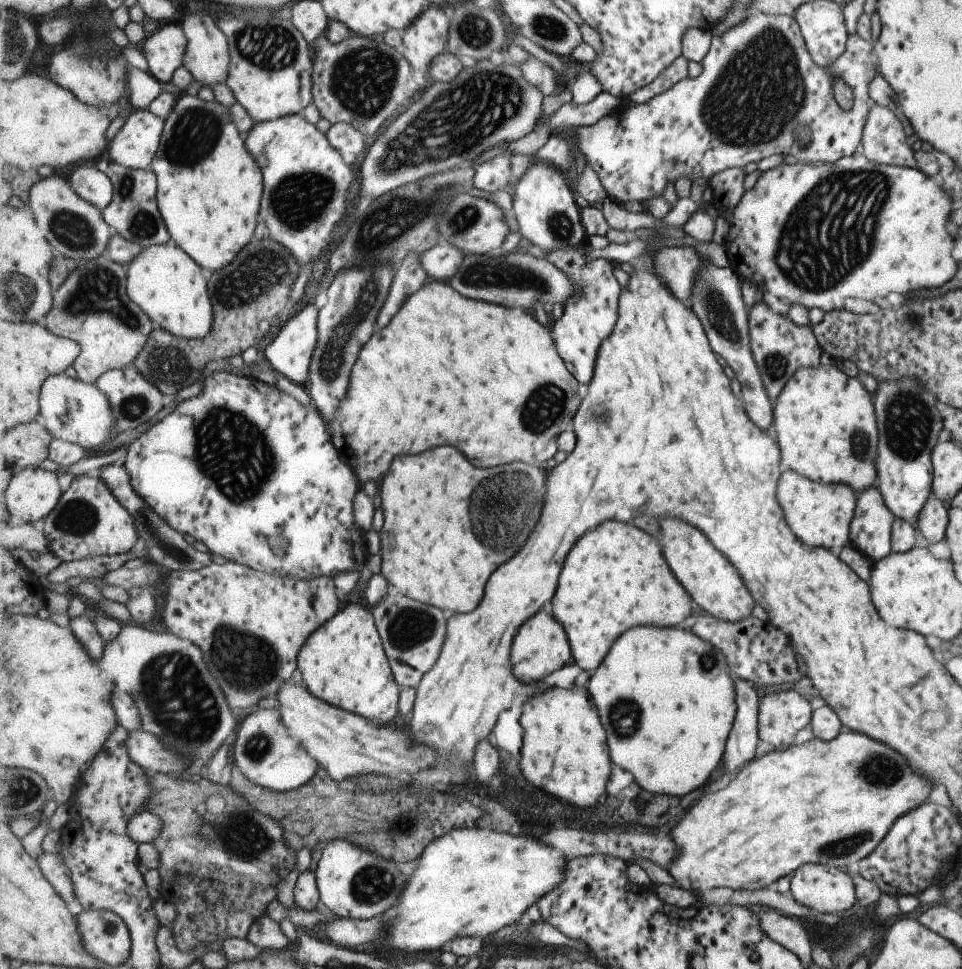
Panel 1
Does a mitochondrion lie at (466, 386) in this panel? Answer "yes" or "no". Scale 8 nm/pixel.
no

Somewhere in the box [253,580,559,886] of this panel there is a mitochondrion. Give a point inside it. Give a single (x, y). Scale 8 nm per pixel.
(411, 628)

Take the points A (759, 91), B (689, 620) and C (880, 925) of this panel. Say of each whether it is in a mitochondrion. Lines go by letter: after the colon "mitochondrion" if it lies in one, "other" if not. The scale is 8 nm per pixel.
A: mitochondrion
B: other
C: other

